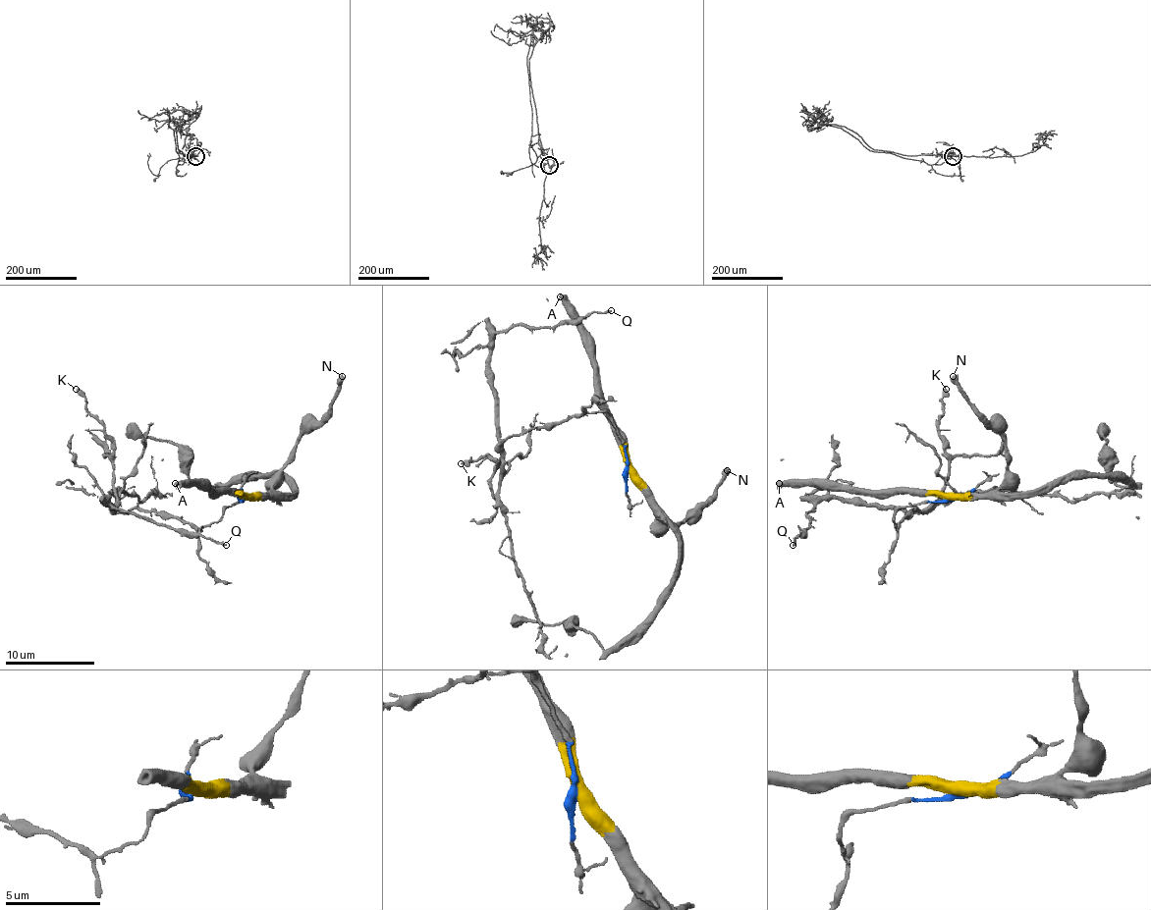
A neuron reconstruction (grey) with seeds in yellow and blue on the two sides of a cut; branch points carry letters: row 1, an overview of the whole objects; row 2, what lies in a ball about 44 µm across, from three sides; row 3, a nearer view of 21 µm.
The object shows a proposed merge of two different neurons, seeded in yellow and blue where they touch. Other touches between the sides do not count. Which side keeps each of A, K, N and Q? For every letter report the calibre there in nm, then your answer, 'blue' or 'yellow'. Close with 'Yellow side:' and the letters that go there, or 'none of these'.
A: 550 nm | yellow
K: 400 nm | blue
N: 500 nm | yellow
Q: 180 nm | blue
Yellow side: A, N

